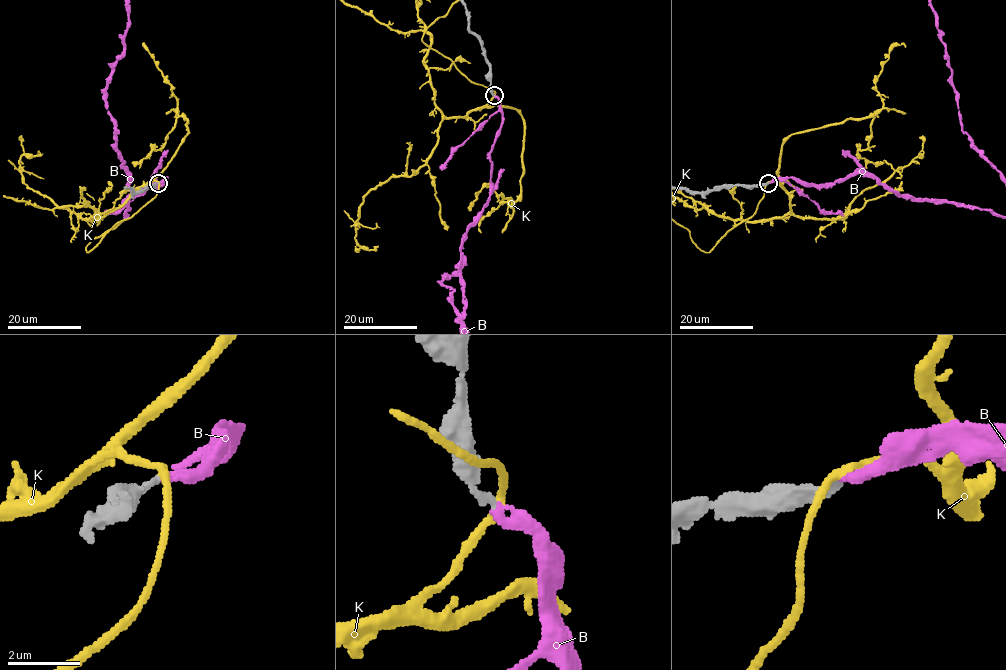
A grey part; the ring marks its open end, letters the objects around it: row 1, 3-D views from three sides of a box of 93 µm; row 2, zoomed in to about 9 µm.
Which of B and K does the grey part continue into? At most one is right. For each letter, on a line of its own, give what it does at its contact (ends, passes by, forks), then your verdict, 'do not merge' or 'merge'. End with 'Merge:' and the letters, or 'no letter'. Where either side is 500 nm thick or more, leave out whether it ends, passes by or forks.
B: it ends there; merge
K: it passes by; do not merge
Merge: B

